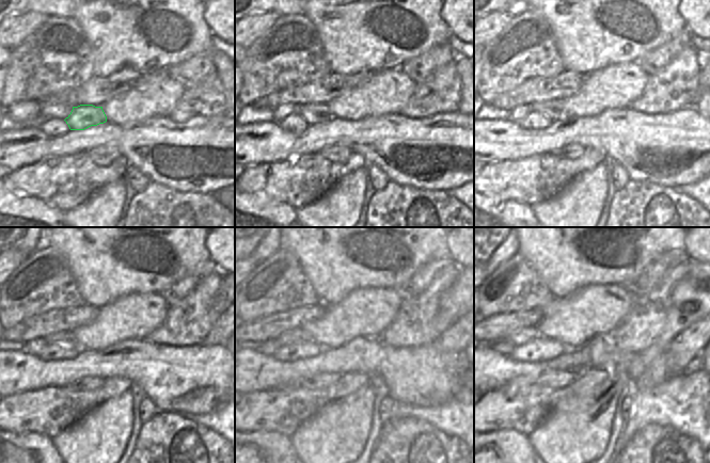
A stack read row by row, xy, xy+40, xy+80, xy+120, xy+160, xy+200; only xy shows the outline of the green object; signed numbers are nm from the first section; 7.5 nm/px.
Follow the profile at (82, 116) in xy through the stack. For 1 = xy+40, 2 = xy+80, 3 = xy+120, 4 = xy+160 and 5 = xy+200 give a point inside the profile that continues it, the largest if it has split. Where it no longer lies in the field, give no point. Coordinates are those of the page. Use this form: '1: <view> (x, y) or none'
1: xy+40 (314, 113)
2: xy+80 (554, 110)
3: xy+120 (66, 340)
4: xy+160 (295, 335)
5: xy+200 (520, 337)

